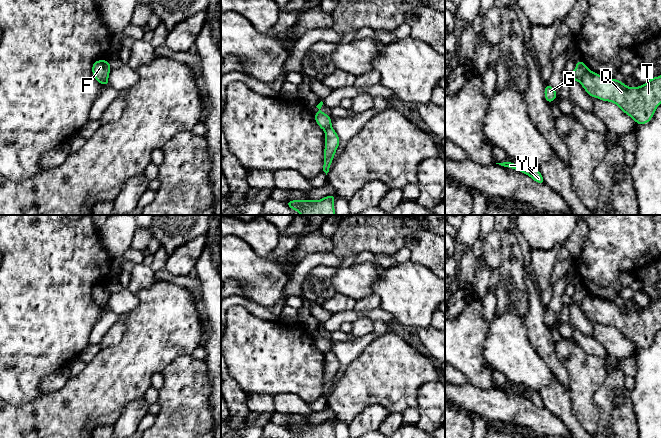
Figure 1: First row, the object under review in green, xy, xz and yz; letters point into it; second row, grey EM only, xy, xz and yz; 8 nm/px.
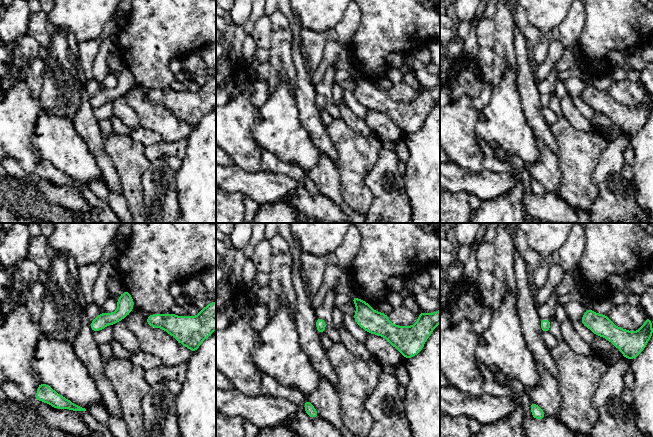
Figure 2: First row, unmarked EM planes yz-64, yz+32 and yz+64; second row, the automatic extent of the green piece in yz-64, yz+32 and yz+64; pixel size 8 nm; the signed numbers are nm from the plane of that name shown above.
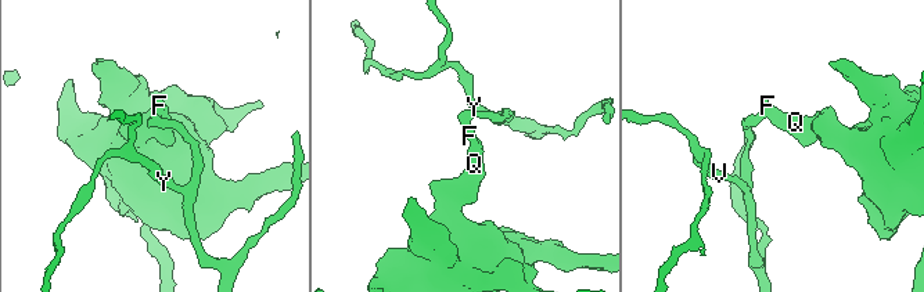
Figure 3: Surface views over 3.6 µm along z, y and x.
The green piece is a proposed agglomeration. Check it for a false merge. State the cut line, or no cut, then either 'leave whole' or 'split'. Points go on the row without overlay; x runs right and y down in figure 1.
cut yz (587, 292), (580, 306); split

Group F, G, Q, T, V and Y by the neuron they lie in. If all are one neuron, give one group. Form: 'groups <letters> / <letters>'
groups F G V Y / Q T

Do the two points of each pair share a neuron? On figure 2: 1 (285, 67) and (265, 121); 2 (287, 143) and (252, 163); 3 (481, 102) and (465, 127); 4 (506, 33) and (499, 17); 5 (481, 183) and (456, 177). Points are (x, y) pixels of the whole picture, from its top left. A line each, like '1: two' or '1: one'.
1: two
2: two
3: two
4: one
5: one

